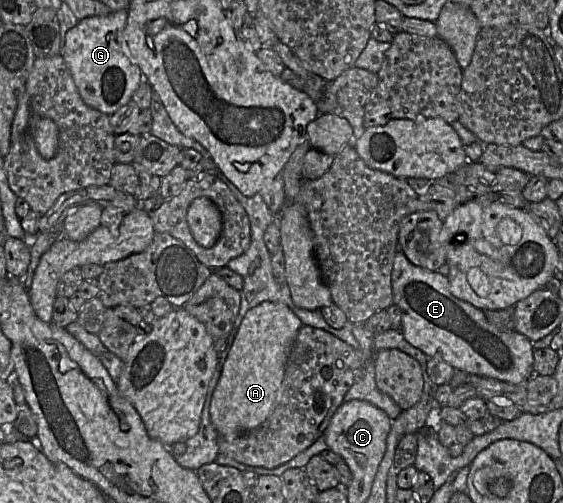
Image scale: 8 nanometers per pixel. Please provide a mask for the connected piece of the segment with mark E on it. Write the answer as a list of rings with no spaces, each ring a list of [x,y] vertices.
[[[397,251],[391,283],[393,302],[402,311],[401,331],[428,357],[443,360],[457,371],[516,385],[535,375],[532,341],[519,332],[498,329],[488,322],[484,311],[453,296],[447,276],[415,266]]]

